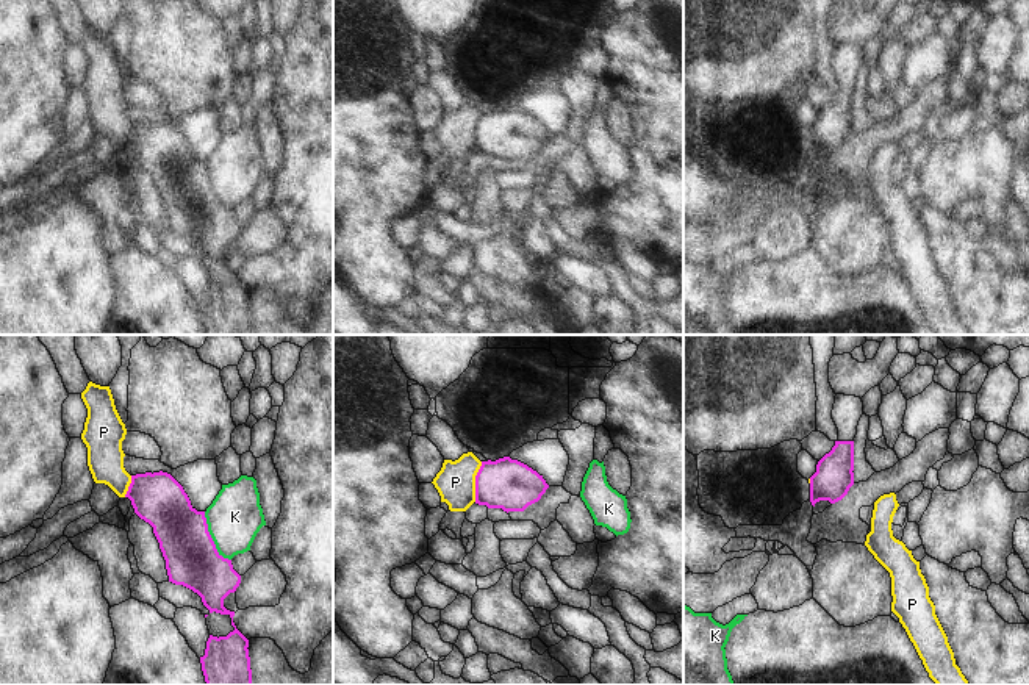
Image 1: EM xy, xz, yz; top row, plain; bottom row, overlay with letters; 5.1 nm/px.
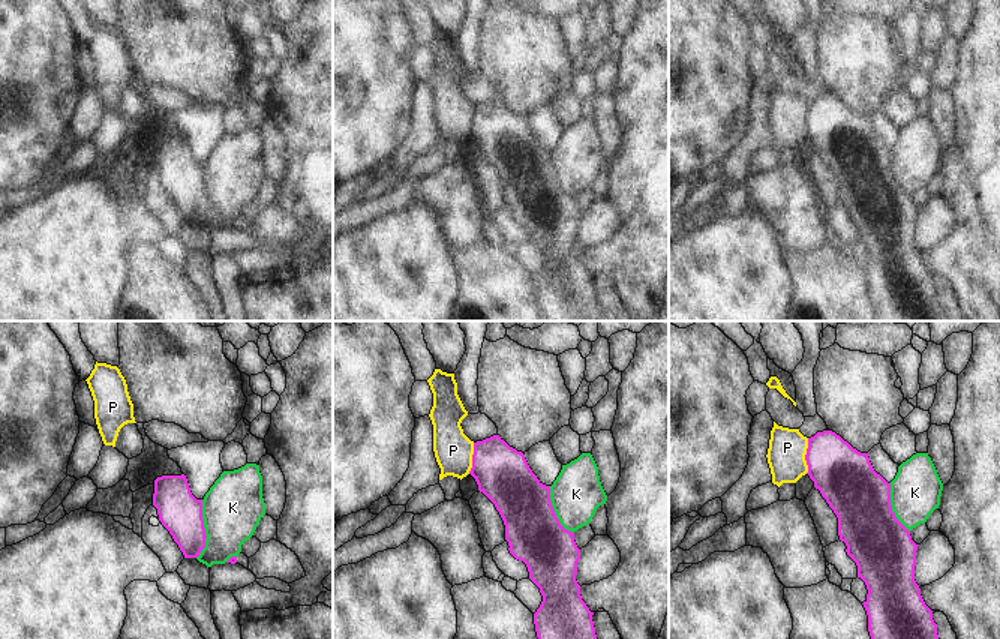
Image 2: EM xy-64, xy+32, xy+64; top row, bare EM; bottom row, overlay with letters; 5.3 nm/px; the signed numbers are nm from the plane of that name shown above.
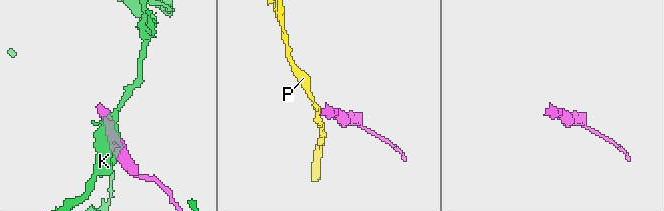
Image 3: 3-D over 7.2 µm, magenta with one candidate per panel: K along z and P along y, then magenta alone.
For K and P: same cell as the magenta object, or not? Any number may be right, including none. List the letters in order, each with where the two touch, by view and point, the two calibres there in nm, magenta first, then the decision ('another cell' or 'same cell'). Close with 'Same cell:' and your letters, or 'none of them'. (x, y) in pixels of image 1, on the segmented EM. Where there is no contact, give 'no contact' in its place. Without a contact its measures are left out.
K: contact xy (211, 538); calibres 280 and 280 nm; another cell
P: contact xz (476, 482); calibres 260 and 200 nm; another cell
Same cell: none of them

